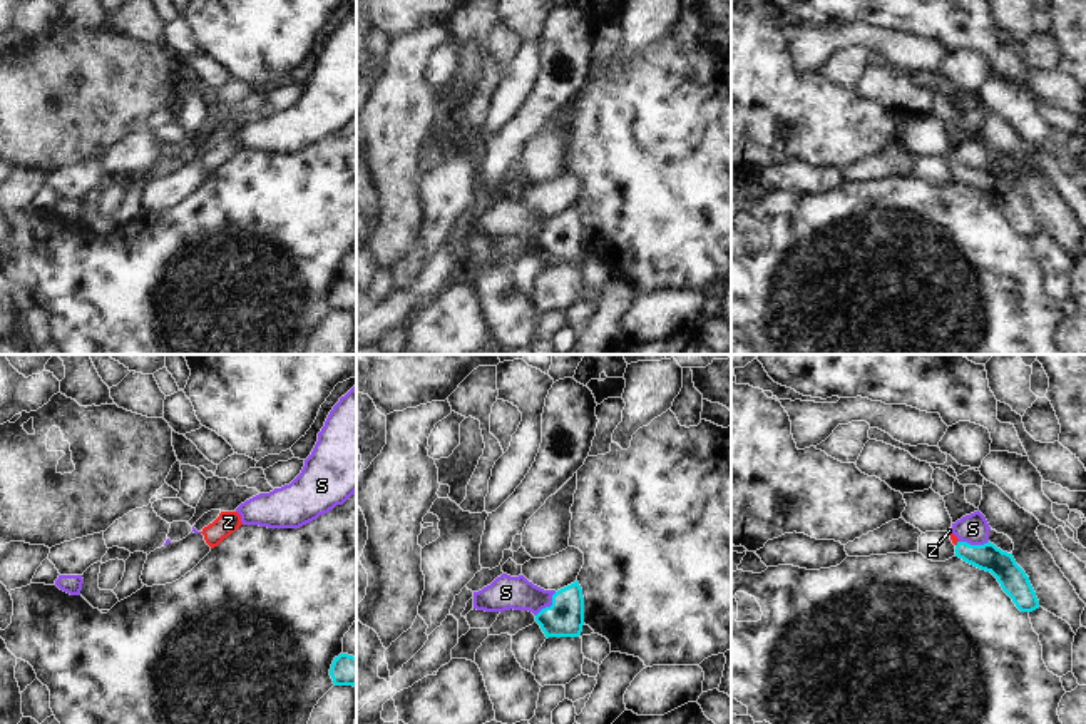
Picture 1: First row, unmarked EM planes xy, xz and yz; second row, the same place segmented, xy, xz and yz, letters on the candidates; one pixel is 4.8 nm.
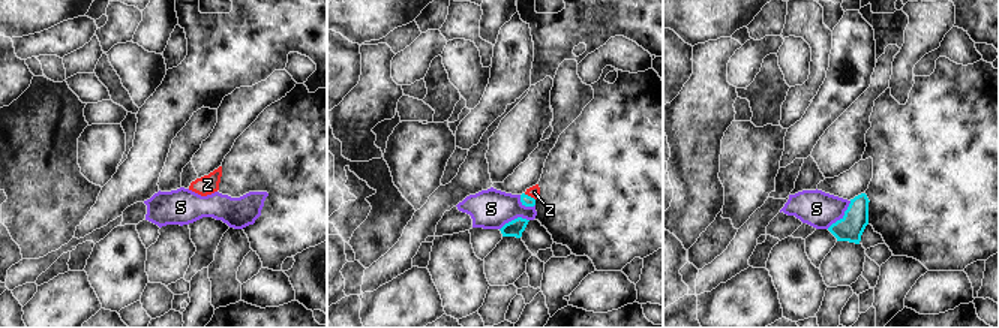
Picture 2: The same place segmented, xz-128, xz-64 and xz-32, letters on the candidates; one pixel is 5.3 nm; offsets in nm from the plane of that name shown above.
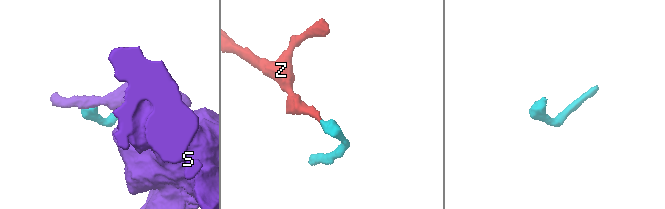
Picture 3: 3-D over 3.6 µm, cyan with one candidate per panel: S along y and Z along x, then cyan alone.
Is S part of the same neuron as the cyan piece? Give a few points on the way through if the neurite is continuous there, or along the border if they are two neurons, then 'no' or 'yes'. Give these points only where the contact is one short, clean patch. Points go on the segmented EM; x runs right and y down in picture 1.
along yz (959, 540), (971, 544), (988, 542) | no

